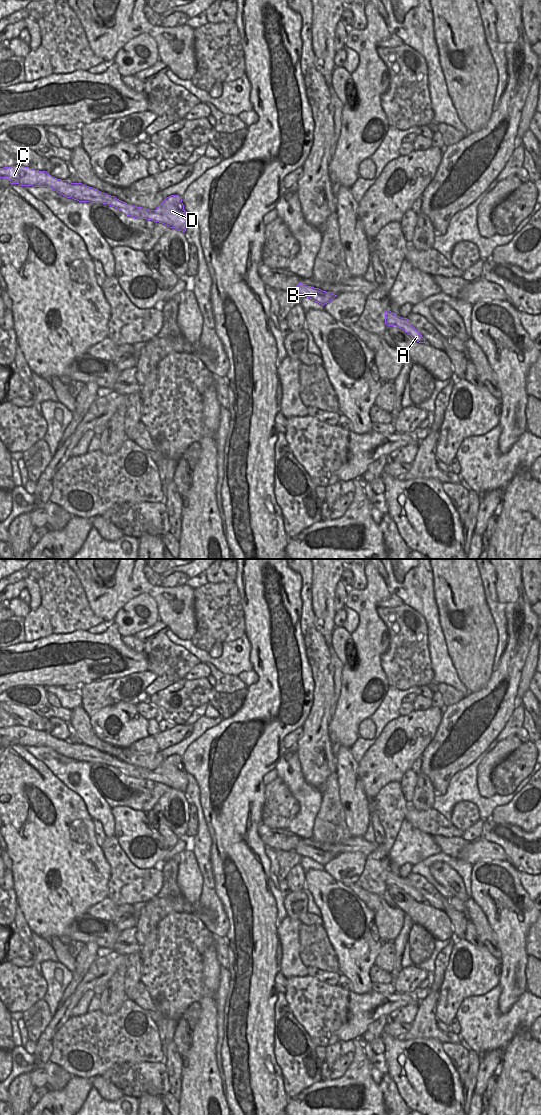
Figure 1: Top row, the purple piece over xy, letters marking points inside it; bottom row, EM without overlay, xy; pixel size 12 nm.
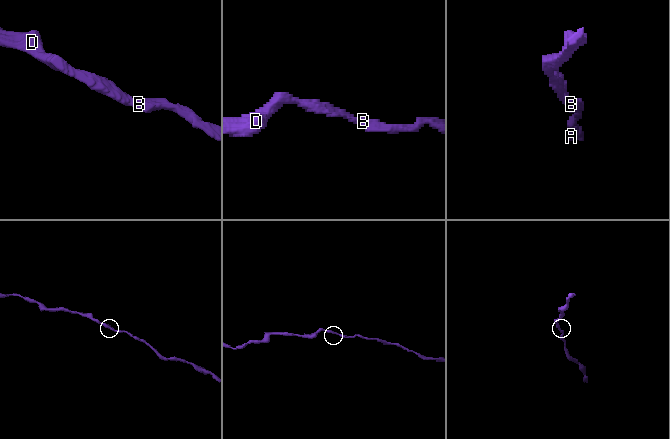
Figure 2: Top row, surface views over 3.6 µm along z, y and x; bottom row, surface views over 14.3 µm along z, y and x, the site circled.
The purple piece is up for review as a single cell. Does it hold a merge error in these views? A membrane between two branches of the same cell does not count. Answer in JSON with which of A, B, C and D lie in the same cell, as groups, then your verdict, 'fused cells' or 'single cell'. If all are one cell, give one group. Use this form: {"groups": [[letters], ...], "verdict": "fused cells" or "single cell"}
{"groups": [["A", "B", "C", "D"]], "verdict": "single cell"}

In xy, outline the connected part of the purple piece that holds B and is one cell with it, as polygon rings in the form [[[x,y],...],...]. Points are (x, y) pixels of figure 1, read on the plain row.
[[[299,843],[295,847],[294,852],[296,852],[301,857],[305,856],[307,858],[310,858],[313,861],[315,861],[323,866],[325,864],[329,863],[331,860],[333,860],[337,856],[331,852],[326,852],[326,851],[323,851],[319,848],[306,846],[303,843]]]

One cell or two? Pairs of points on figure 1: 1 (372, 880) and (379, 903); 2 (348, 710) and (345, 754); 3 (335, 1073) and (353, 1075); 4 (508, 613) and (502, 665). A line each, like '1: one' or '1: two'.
1: two
2: two
3: two
4: one

